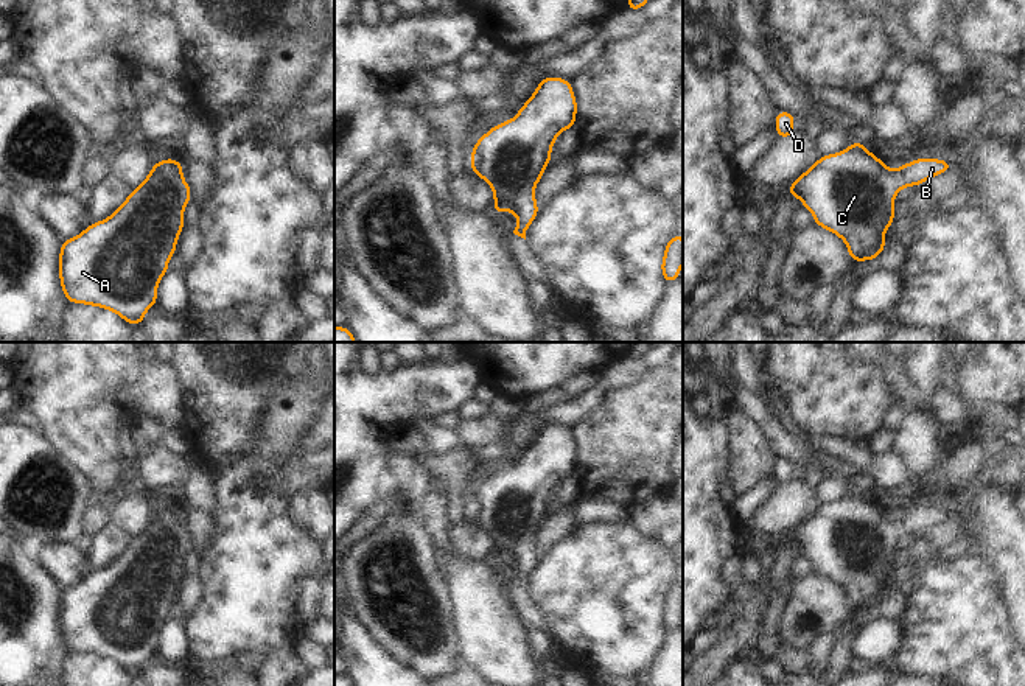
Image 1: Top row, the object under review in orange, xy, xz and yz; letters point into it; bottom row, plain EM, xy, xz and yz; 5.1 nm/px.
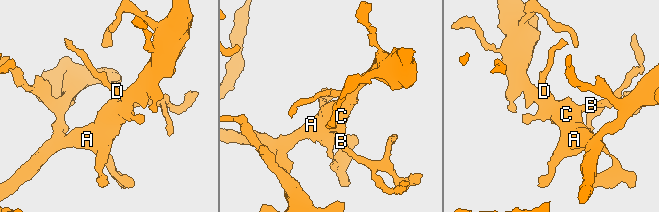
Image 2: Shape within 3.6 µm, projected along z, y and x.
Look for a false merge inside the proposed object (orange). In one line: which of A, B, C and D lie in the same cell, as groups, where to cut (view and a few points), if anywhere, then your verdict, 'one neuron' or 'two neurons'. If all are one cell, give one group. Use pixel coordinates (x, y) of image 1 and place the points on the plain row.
groups A B C D; cut none; one neuron

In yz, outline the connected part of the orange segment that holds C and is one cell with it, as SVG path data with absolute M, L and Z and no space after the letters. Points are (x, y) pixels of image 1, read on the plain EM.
M862 488L837 502L821 504L806 521L787 537L813 563L813 571L841 586L852 611L874 607L887 599L885 579L894 571L894 546L905 535L925 532L950 518L953 512L941 507L921 506L896 518L868 499Z

